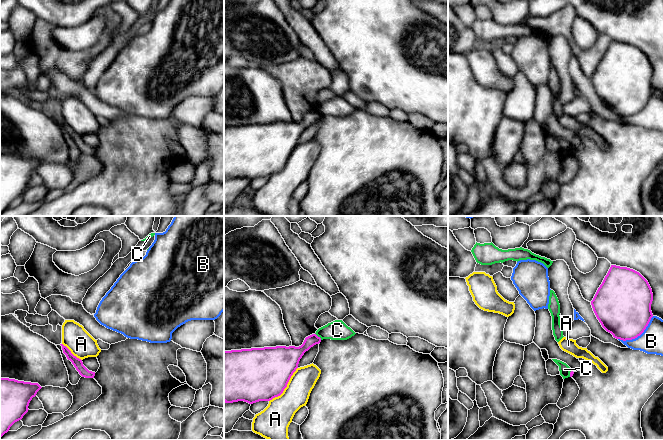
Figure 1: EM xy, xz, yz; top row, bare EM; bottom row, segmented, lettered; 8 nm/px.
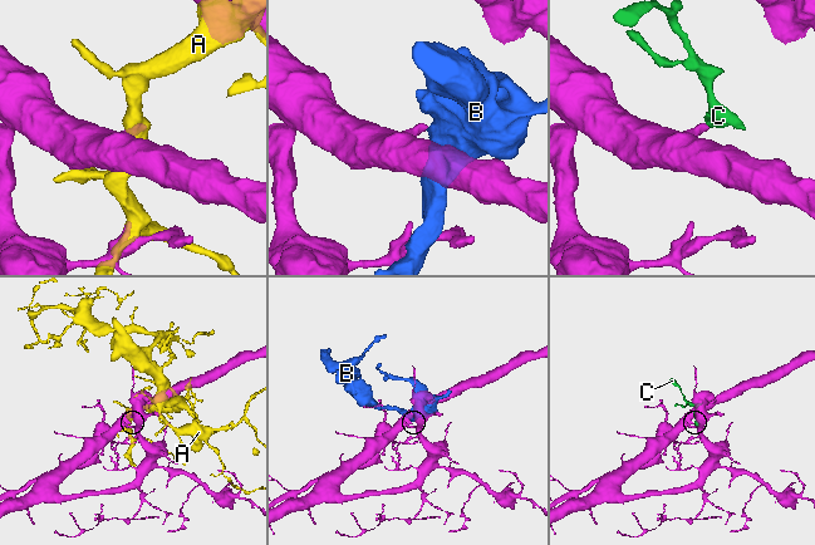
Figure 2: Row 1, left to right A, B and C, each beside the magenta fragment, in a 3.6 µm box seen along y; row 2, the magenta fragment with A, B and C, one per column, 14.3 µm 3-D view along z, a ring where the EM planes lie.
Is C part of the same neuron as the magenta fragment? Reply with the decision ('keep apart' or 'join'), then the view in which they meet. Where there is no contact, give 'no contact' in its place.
keep apart; contact in xz

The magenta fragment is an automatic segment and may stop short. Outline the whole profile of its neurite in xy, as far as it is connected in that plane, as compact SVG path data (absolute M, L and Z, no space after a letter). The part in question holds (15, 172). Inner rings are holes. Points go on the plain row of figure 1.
M0 154L0 214L28 188L30 177L41 164L38 159Z

